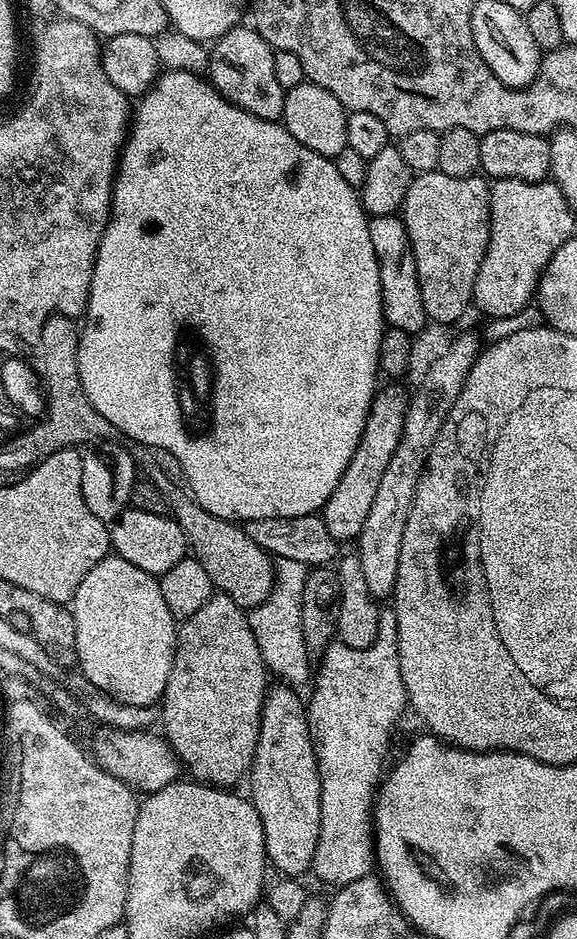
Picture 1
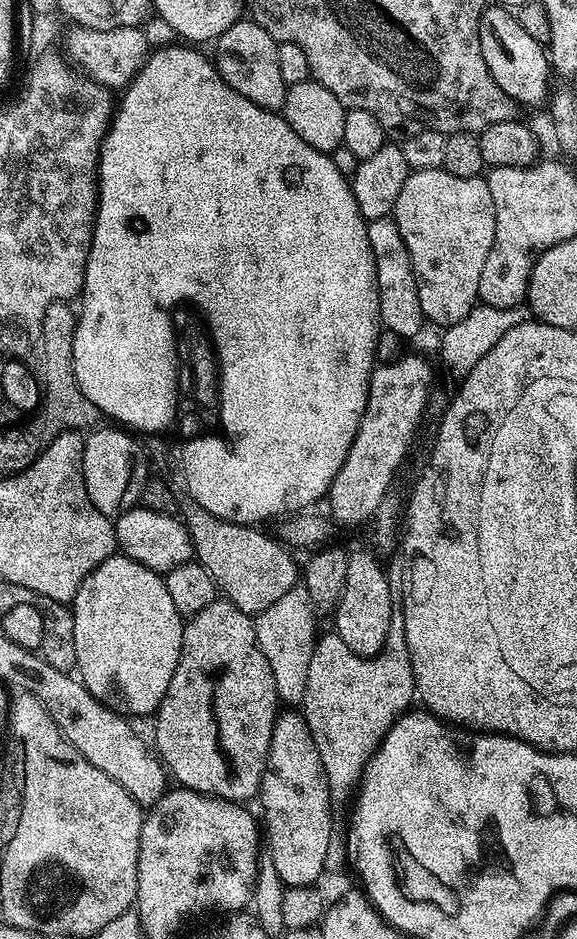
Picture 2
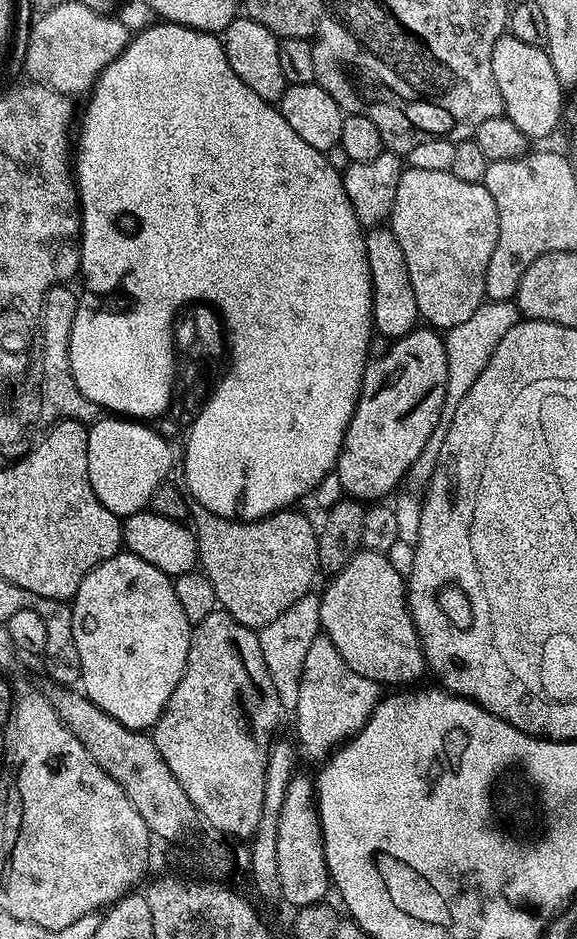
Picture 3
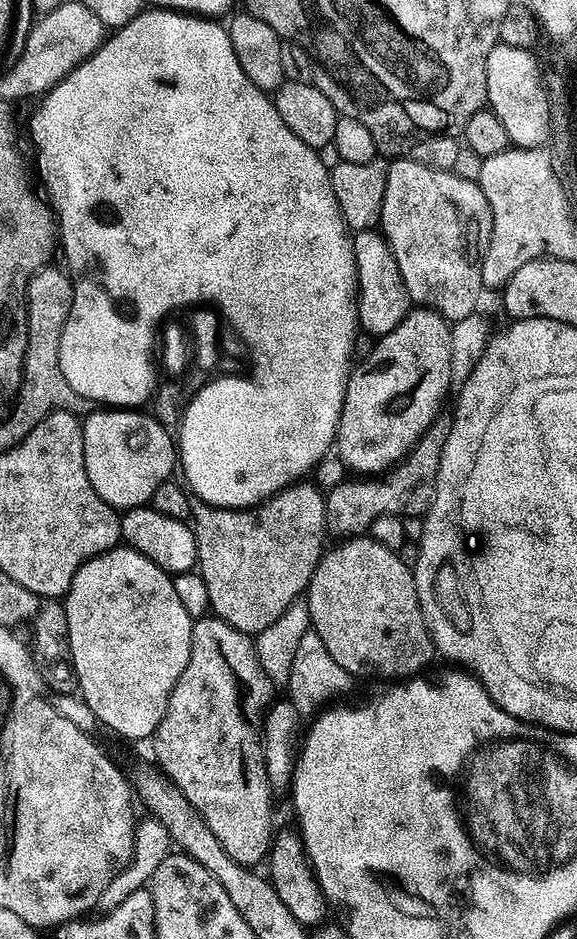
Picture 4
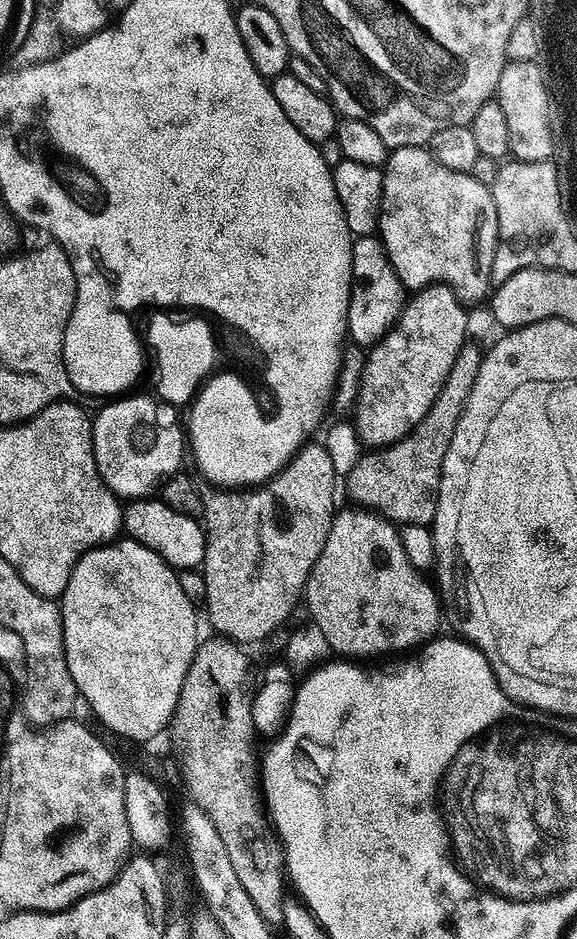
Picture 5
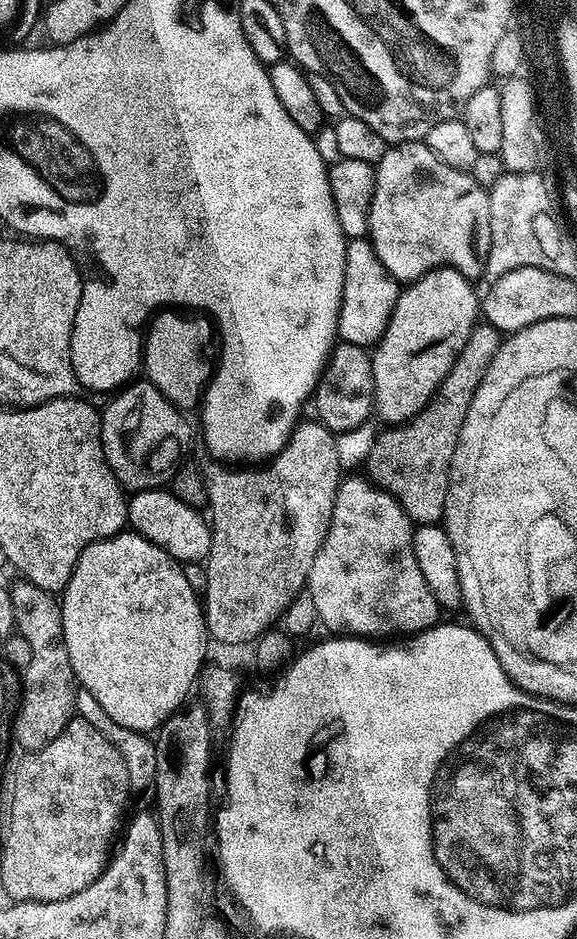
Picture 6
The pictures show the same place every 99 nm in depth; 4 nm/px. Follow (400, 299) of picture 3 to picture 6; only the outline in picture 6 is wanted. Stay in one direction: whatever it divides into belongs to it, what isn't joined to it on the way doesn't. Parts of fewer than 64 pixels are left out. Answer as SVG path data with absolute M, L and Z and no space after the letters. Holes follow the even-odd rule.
M349 239L346 246L346 274L342 286L342 306L336 327L339 339L367 350L379 344L394 314L394 306L398 302L401 291L401 281L393 278L386 270L386 266L382 266L382 258L378 258L371 240Z

